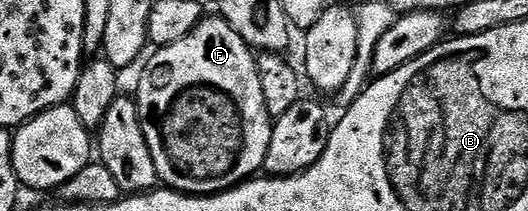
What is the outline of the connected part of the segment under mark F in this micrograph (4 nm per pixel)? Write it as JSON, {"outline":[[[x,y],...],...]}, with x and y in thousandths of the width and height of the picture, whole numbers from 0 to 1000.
{"outline":[[[390,76],[347,185],[284,246],[259,384],[259,573],[307,882],[352,924],[402,924],[470,858],[500,787],[517,573],[498,488],[481,237],[417,76]]]}

